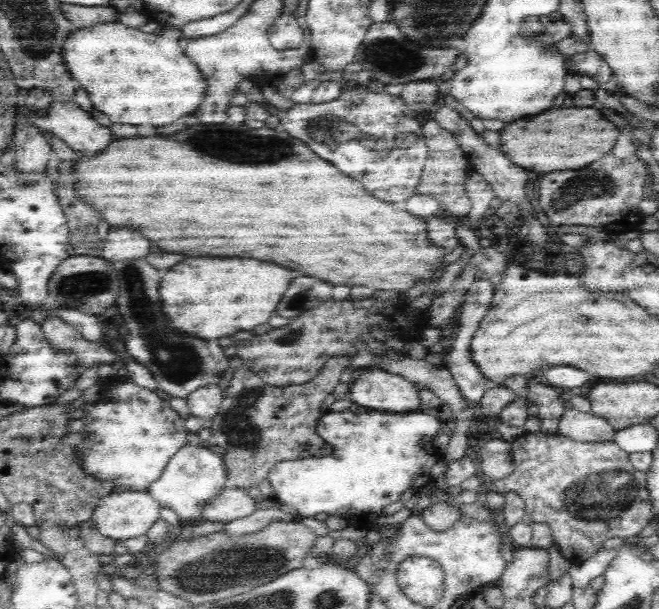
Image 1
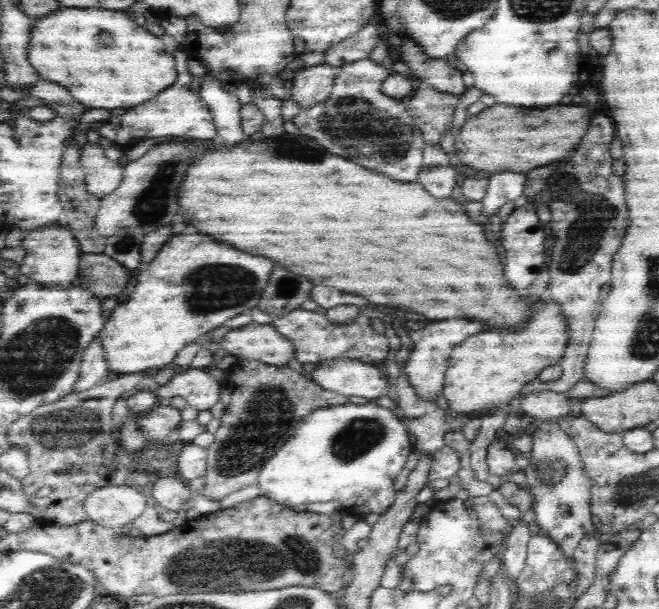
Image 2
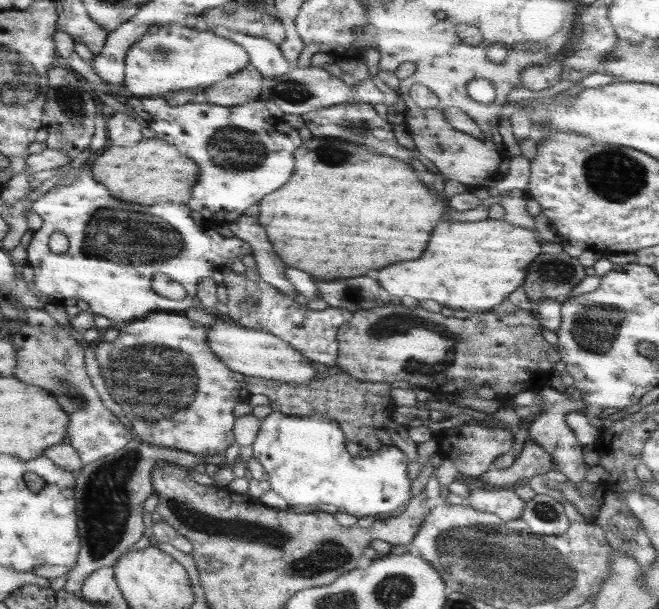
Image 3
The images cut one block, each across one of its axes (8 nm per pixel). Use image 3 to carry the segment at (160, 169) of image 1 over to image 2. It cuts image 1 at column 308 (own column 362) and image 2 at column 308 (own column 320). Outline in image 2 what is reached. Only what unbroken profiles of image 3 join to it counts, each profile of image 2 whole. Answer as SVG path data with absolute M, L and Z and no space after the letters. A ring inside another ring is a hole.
M284 131L278 136L266 138L260 132L254 136L247 136L244 142L238 142L238 146L234 146L234 148L220 148L220 150L206 148L186 170L184 182L178 190L178 206L180 206L180 214L182 214L184 222L188 222L196 232L208 234L208 236L216 238L218 242L234 246L236 250L246 250L248 254L260 254L264 258L270 258L270 260L282 264L284 268L288 268L290 272L310 278L312 284L330 286L330 288L336 288L346 294L358 294L358 296L370 300L372 304L400 306L404 310L424 314L426 318L432 318L432 320L446 320L446 318L458 318L458 316L474 318L474 320L492 324L494 328L518 326L518 324L528 322L528 316L530 316L530 306L526 304L526 300L508 288L508 284L504 280L504 266L500 264L498 256L494 254L494 246L486 240L482 226L474 224L466 216L464 208L458 206L452 197L448 200L436 200L420 184L402 184L402 182L394 182L394 180L390 182L390 178L382 178L382 174L370 172L362 166L356 166L350 160L330 154L326 148L318 146L318 142L314 142L314 139L310 140L302 133L293 134Z

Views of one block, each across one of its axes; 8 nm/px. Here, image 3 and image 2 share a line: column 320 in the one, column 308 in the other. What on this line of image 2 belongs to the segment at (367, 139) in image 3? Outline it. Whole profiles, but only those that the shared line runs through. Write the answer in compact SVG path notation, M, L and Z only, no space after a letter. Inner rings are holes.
M368 58L341 66L330 96L312 108L300 109L291 121L300 133L316 140L336 156L350 158L352 162L358 162L360 166L366 166L368 170L374 170L396 182L418 182L425 147L422 131L413 124L407 104L396 102L382 92L382 83L388 75L386 68Z

